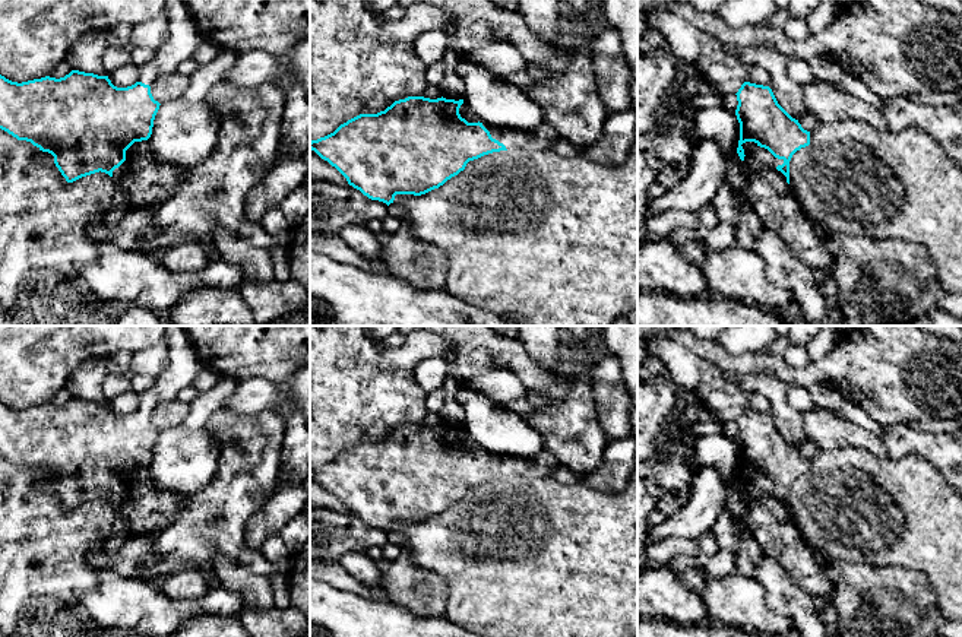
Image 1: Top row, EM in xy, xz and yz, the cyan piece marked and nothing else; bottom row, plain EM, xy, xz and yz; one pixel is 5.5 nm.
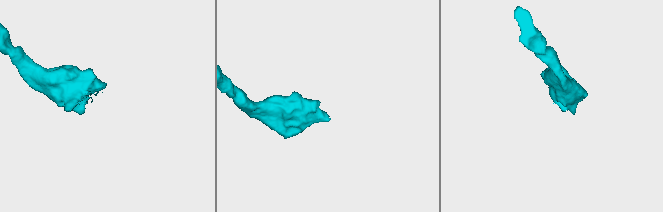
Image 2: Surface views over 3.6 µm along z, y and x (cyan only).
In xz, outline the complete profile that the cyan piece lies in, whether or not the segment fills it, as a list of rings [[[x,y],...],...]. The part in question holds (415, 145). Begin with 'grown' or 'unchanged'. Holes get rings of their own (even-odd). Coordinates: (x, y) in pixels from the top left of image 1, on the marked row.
grown | [[[408,96],[395,101],[377,114],[360,114],[348,120],[333,133],[311,140],[310,149],[335,167],[346,178],[349,186],[360,190],[368,199],[383,202],[389,206],[393,203],[396,194],[421,196],[439,188],[447,180],[463,171],[469,161],[484,155],[507,149],[548,152],[560,139],[560,134],[547,123],[532,130],[509,130],[482,123],[463,99]]]

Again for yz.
grown | [[[744,82],[735,95],[738,101],[735,115],[740,123],[737,153],[747,167],[744,196],[749,205],[765,229],[776,234],[800,262],[810,269],[827,272],[833,260],[816,234],[814,222],[789,187],[789,161],[797,150],[810,145],[810,131],[778,104],[769,86]]]

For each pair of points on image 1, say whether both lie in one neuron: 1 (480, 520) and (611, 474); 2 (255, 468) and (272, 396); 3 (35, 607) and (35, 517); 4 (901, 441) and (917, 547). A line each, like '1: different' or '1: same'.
1: different
2: different
3: same
4: different

